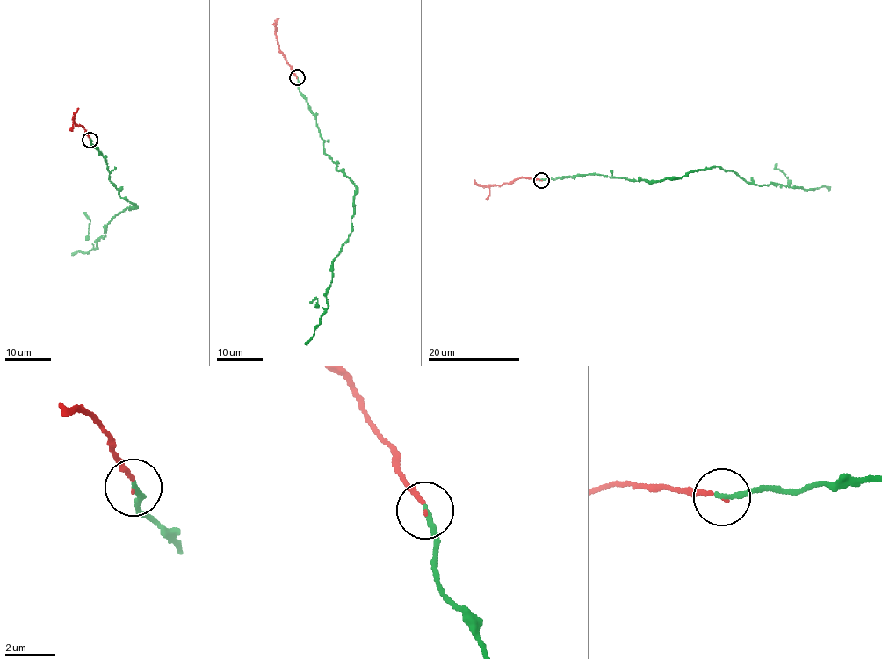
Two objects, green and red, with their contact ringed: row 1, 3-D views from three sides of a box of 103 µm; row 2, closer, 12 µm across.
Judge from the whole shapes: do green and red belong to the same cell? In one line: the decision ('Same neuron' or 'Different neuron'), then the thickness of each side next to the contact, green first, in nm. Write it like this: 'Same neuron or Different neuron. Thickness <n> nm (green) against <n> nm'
Same neuron. Thickness 200 nm (green) against 120 nm

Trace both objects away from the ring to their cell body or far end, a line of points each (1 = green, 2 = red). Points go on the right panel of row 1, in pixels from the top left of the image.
1: (540, 180), (589, 174), (651, 183), (719, 166), (735, 172), (747, 181), (805, 189), (825, 186), (830, 190)
2: (540, 180), (524, 177), (501, 185), (482, 185), (473, 179)

